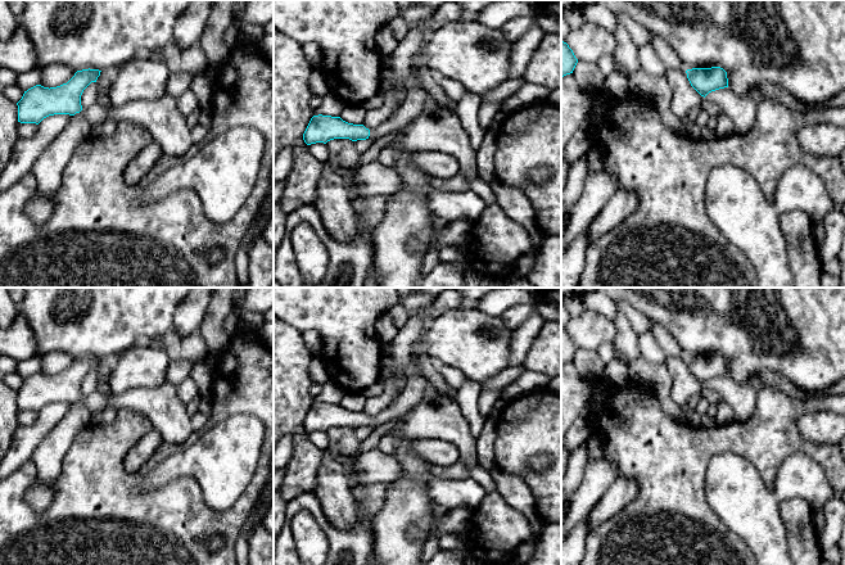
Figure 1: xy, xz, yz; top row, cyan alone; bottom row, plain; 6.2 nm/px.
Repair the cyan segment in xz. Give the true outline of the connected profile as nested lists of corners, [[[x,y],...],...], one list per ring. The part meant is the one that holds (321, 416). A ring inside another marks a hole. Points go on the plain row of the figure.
[[[408,371],[406,387],[401,396],[384,408],[378,416],[370,419],[363,412],[353,412],[343,408],[340,404],[313,403],[303,421],[307,433],[324,430],[334,426],[349,426],[352,429],[366,426],[380,426],[387,421],[399,419],[414,410],[425,397],[429,381],[416,374]]]

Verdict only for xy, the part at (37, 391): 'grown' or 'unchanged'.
unchanged

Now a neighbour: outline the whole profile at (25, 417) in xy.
[[[18,410],[17,419],[18,424],[22,426],[32,426],[39,417],[39,412],[36,411],[21,411]]]

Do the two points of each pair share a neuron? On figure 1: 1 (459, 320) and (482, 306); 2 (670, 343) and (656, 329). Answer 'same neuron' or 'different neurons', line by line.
1: different neurons
2: same neuron

